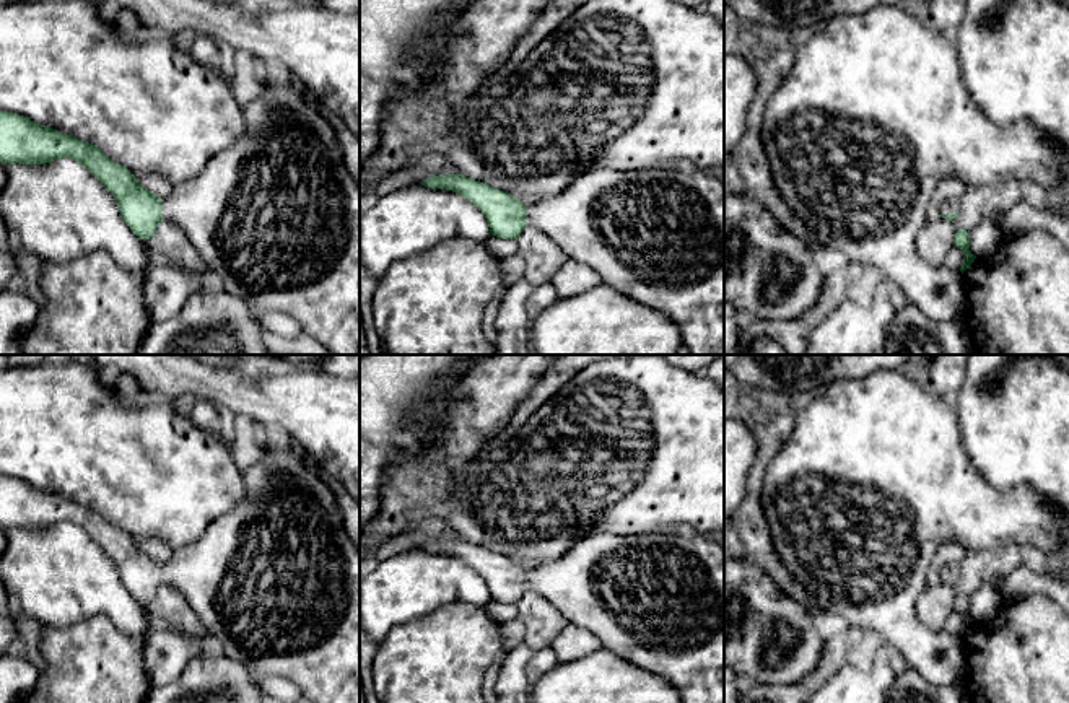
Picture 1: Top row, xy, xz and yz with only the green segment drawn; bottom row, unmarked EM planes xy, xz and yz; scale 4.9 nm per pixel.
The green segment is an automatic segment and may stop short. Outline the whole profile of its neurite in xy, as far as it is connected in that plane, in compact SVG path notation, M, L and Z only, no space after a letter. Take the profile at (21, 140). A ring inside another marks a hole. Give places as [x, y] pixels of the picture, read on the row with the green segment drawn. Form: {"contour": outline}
{"contour": "M293 76L268 80L260 94L242 106L242 114L244 130L238 142L215 155L194 179L174 186L164 200L146 190L125 166L114 163L96 145L15 112L0 111L0 161L46 164L72 158L81 163L114 195L124 223L140 239L153 238L163 220L176 223L207 270L221 277L225 291L257 311L290 316L329 355L360 355L360 186L347 169L337 133Z"}

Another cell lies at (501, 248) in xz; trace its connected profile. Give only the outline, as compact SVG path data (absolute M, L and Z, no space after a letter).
M490 236L483 242L500 260L508 255L517 254L517 241L516 239L500 239L496 236Z

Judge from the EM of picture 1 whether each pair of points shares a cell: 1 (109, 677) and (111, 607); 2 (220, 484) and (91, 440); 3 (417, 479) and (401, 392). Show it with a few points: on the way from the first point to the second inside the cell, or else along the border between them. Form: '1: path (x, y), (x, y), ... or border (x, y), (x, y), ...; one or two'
1: border (74, 622), (104, 615), (126, 635), (142, 637); two
2: path (187, 479), (166, 479), (142, 466), (124, 461); one
3: border (435, 417), (435, 430), (404, 449), (384, 474); two

